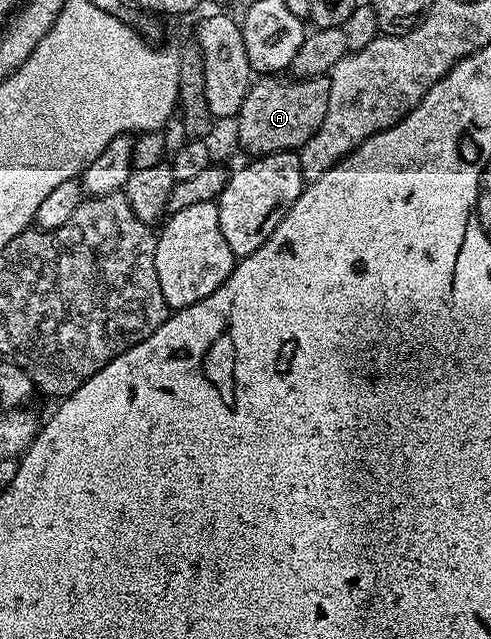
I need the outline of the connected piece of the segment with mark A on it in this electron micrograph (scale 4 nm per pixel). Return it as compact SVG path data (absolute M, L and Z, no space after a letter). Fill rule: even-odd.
M276 76L257 77L236 113L236 138L242 149L249 150L249 155L299 151L306 140L322 128L322 120L326 120L326 108L330 108L330 80L327 76L298 78L288 82L280 80Z

